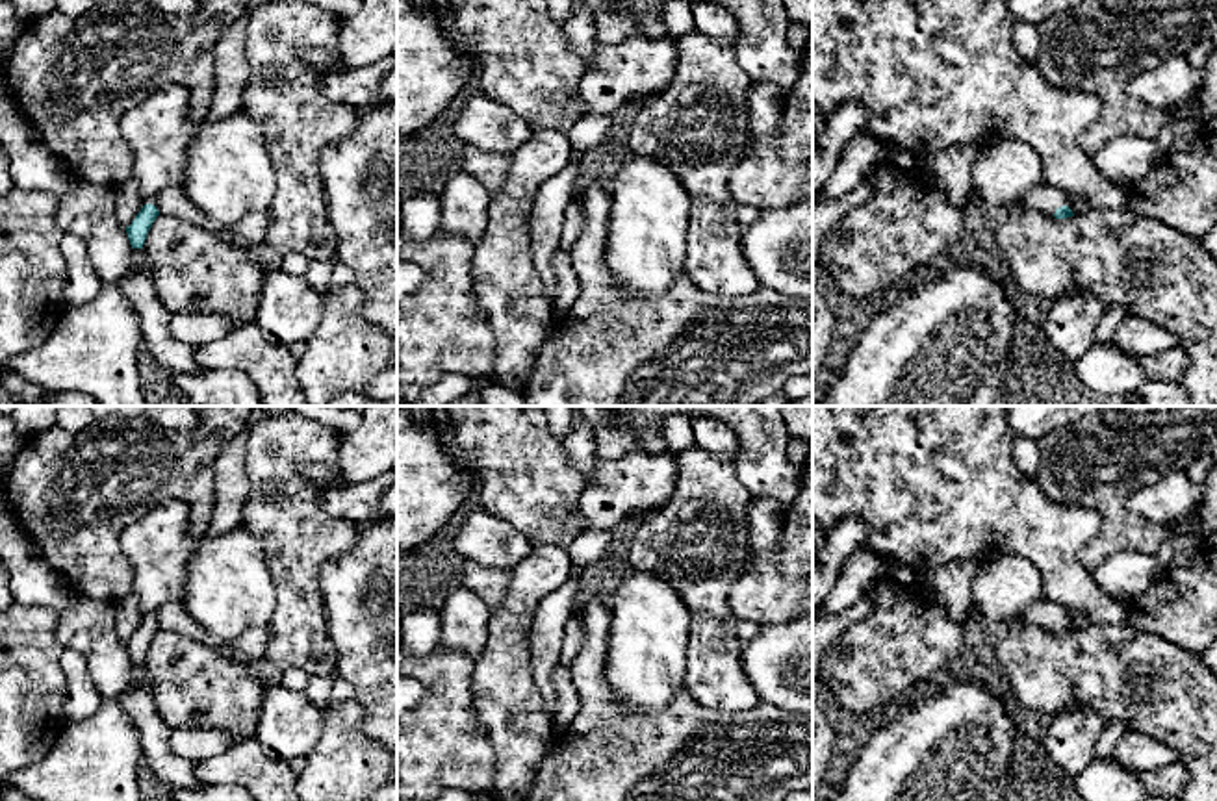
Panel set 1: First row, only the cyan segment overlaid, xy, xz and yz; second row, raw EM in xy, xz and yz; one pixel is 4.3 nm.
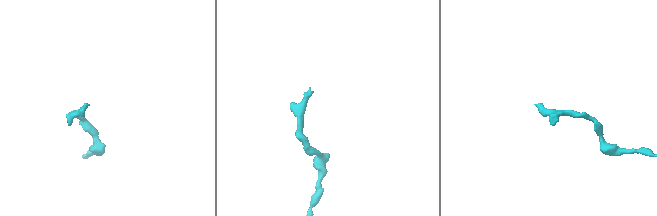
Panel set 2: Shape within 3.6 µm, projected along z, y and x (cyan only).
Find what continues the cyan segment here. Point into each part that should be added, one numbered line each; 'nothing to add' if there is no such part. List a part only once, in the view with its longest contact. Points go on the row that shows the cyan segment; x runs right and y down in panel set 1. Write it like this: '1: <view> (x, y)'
1: yz (1045, 197)

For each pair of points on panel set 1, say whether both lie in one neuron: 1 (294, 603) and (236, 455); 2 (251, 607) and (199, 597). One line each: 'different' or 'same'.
1: different
2: same

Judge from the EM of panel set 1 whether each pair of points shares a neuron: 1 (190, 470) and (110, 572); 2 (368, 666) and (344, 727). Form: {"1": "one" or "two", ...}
{"1": "one", "2": "two"}

